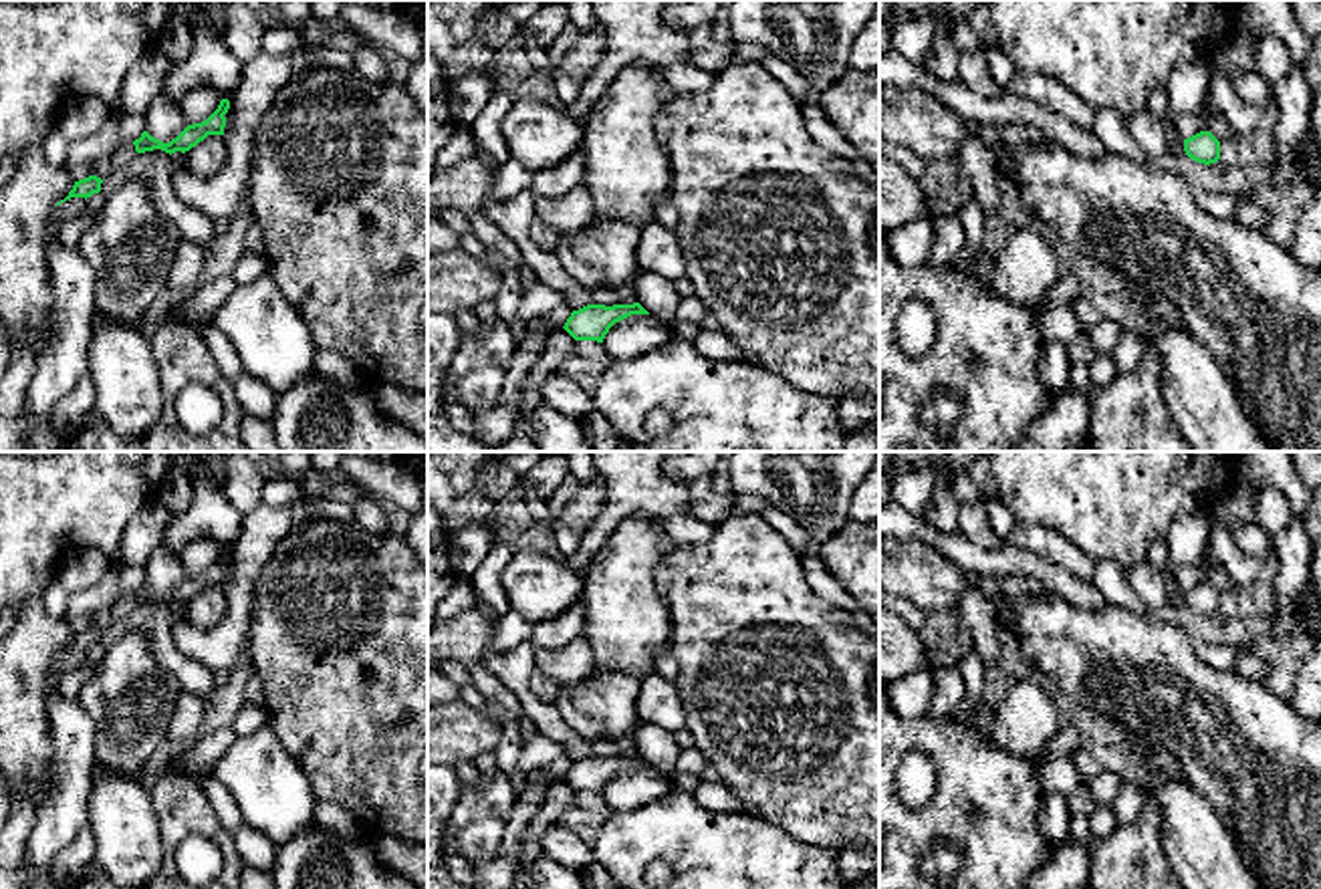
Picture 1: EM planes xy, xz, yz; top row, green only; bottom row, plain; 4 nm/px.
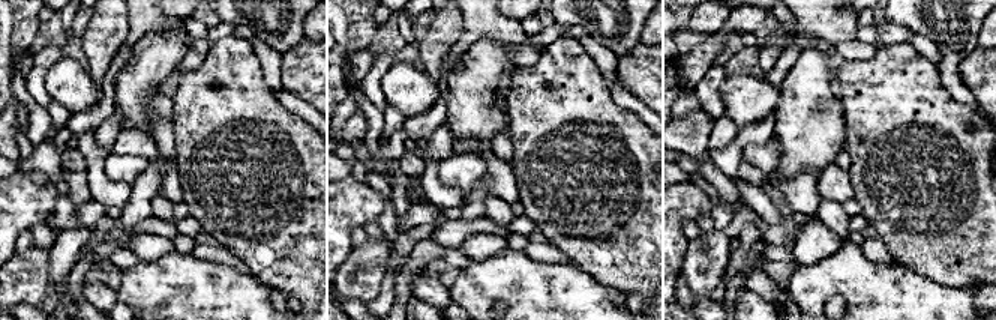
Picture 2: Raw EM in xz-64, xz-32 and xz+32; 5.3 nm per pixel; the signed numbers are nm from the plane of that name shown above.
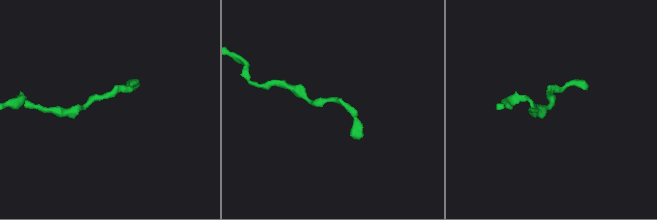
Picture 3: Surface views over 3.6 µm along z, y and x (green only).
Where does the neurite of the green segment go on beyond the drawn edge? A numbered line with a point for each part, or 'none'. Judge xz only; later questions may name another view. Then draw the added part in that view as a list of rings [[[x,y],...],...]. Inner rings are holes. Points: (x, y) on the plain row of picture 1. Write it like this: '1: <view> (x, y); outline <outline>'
none

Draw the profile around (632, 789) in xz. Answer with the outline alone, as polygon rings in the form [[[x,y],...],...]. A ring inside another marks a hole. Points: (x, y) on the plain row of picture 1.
[[[631,766],[615,774],[603,790],[603,798],[615,812],[643,808],[672,790],[672,778],[651,766]]]

